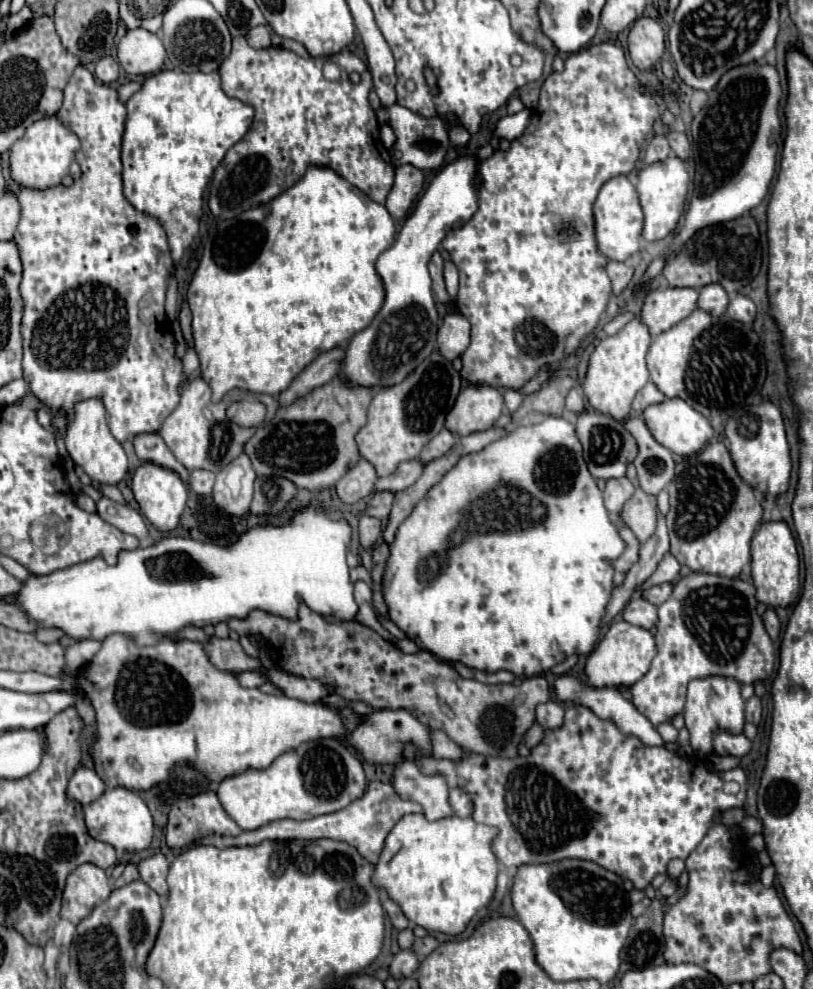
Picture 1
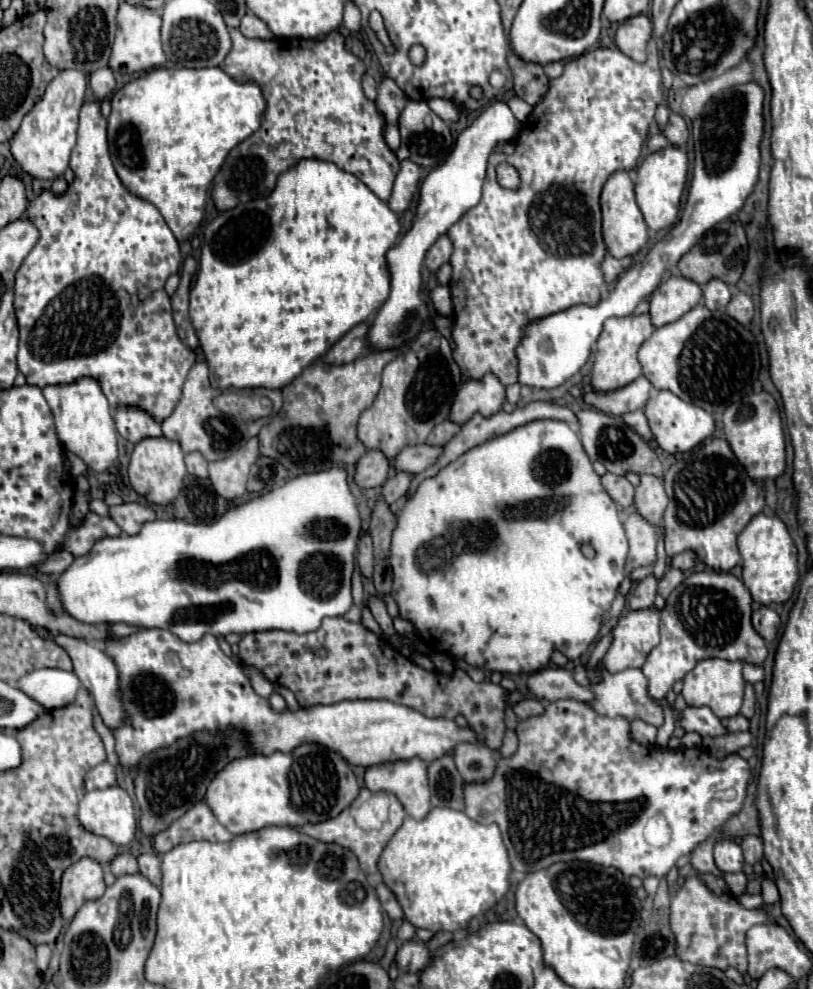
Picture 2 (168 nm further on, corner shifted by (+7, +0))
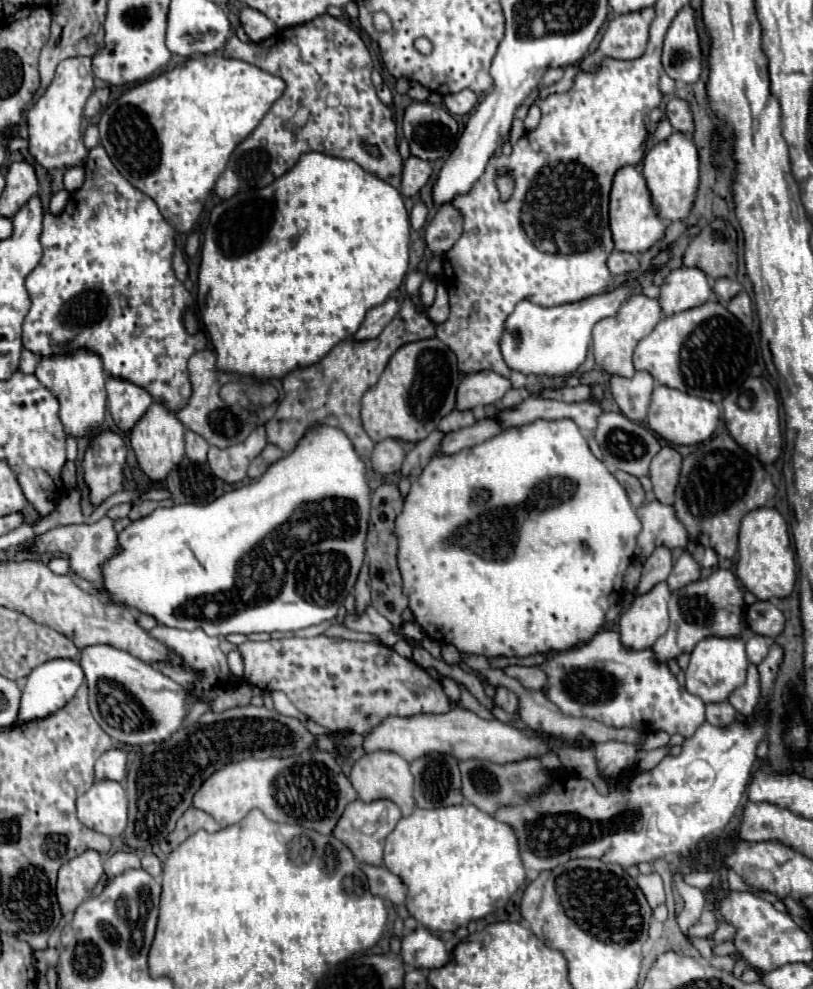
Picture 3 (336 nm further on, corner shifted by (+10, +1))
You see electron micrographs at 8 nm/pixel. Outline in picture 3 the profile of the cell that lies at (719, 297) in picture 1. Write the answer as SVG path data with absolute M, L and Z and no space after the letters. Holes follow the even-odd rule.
M727 277L717 279L715 285L713 285L713 291L715 291L717 301L719 301L721 305L727 305L729 299L733 299L741 289L743 289L743 287L741 287L741 283L739 283L737 279L733 281L733 279L727 279Z

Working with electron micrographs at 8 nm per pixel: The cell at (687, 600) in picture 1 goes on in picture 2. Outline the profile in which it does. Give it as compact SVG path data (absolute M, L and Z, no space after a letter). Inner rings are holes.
M696 572L688 576L674 592L668 596L666 606L660 612L660 644L648 654L642 672L648 678L648 694L654 702L664 700L666 694L672 690L672 684L678 680L684 680L684 676L700 662L700 658L724 658L730 662L744 662L762 666L762 662L768 656L764 638L756 634L750 622L752 614L752 598L748 588L730 572Z

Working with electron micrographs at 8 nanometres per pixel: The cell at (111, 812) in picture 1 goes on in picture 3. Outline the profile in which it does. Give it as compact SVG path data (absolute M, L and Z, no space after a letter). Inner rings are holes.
M95 781L89 791L77 799L77 817L83 825L109 835L119 837L127 827L127 795L117 781Z

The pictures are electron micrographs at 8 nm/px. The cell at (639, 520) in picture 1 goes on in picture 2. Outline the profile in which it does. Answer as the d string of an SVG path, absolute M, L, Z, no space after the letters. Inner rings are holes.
M648 474L640 476L640 484L636 486L636 494L634 494L636 512L644 514L644 518L648 518L648 522L658 524L658 522L662 522L666 504L668 504L668 496L664 492L662 478L648 476Z

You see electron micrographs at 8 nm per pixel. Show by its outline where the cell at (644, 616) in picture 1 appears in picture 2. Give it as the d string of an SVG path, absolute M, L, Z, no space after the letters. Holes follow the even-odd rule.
M650 574L636 584L636 588L632 590L628 598L626 608L628 610L648 610L654 606L654 598L656 598L656 578Z

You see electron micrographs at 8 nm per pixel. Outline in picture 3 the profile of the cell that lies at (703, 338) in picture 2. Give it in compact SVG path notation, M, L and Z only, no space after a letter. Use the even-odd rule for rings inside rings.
M707 301L661 319L635 347L633 363L635 369L649 371L661 385L721 403L727 393L739 389L745 377L751 375L755 353L751 353L751 337L739 319L719 301Z

